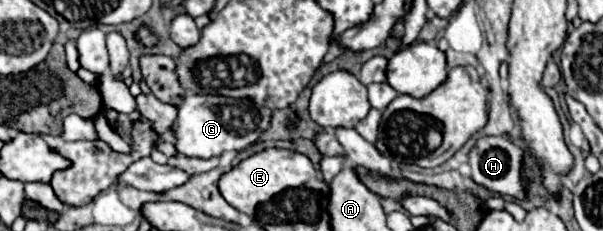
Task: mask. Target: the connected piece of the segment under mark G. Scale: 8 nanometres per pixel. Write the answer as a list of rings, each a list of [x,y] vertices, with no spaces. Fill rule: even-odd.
[[[190,93],[178,107],[178,119],[174,123],[174,147],[186,157],[210,159],[224,151],[242,151],[252,145],[262,131],[270,125],[270,111],[258,109],[248,99],[236,101],[222,95],[196,95]]]

